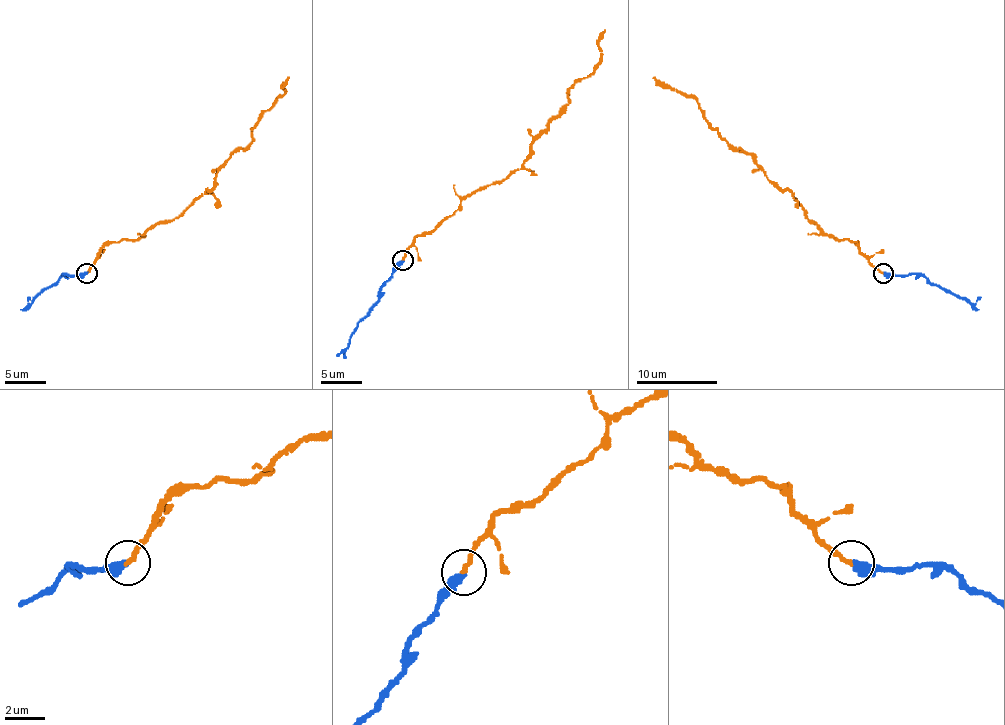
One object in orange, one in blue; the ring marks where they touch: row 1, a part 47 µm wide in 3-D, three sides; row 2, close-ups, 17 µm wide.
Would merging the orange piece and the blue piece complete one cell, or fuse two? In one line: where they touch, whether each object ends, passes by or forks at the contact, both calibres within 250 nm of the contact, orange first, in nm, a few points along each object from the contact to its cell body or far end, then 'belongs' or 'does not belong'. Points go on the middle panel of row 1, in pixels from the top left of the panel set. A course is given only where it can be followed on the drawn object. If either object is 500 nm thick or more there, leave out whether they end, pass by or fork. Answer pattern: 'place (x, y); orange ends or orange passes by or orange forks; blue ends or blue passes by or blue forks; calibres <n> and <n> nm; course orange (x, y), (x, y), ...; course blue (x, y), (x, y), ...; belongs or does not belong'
place (402, 260); orange ends; blue ends; calibres 260 and 400 nm; course orange (402, 261), (412, 240), (467, 196), (524, 165), (568, 90), (593, 72), (605, 29); course blue (402, 261), (382, 287), (380, 299), (357, 323), (345, 358); belongs

